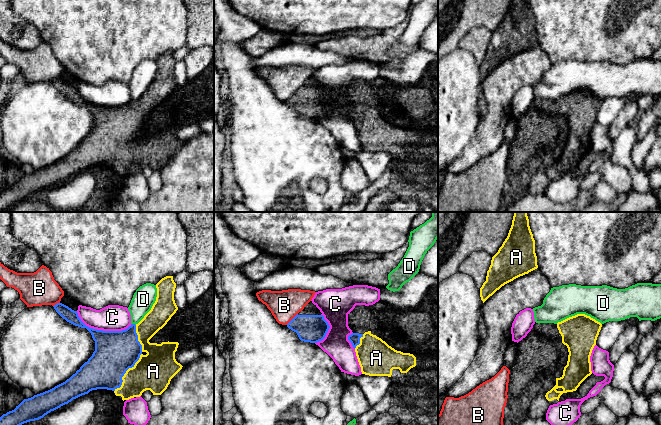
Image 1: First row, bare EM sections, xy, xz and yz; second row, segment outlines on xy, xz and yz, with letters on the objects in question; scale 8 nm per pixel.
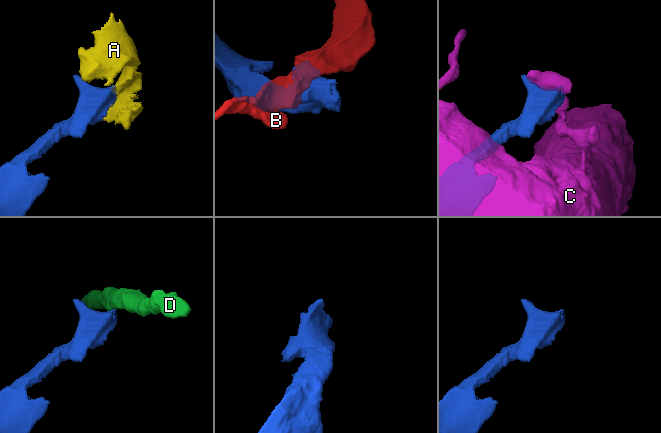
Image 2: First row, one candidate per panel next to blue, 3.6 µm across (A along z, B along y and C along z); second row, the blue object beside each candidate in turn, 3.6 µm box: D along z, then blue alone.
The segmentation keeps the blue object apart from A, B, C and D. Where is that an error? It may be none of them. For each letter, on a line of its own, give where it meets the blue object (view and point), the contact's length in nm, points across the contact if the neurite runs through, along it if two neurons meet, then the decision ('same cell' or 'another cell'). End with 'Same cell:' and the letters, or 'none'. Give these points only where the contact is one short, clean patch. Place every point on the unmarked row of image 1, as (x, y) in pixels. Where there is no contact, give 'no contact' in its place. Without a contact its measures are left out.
A: xy (125, 148) | 380 nm | same cell
B: xz (292, 95) | 130 nm | another cell
C: xy (102, 106) | 460 nm | another cell
D: xy (133, 100) | 40 nm | along xy (131, 99), (135, 101) | another cell
Same cell: A

